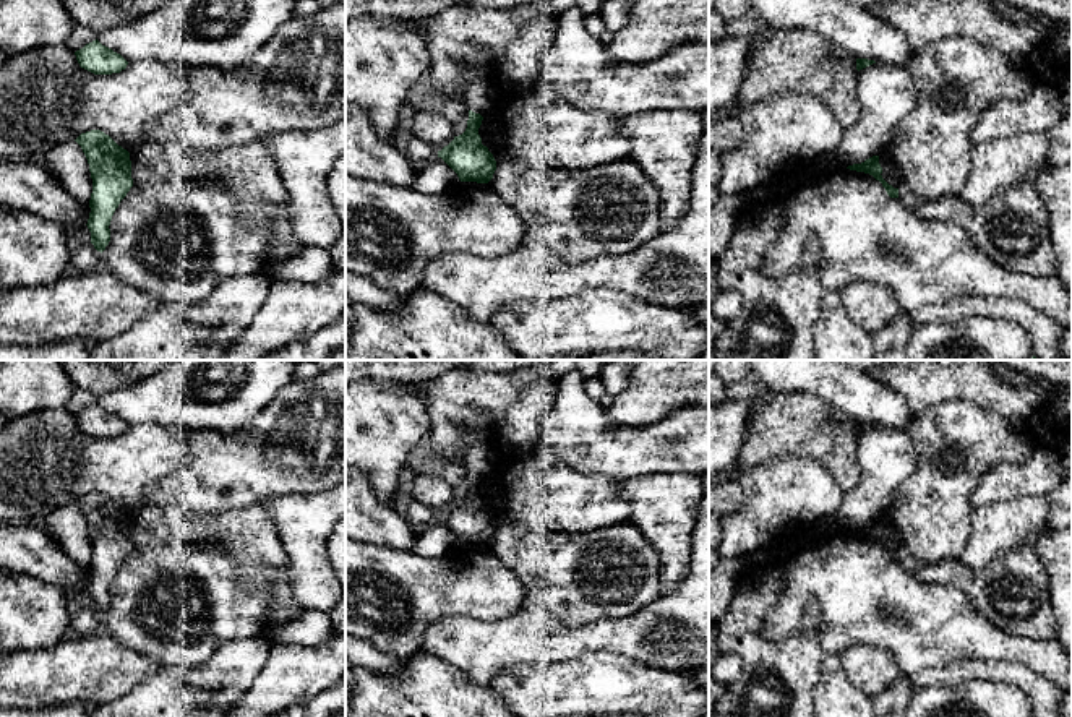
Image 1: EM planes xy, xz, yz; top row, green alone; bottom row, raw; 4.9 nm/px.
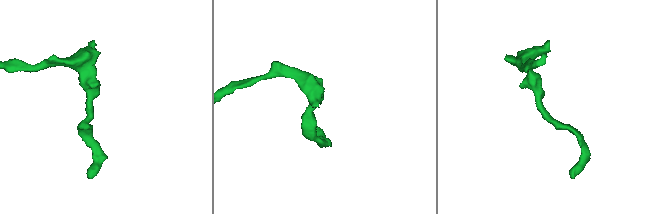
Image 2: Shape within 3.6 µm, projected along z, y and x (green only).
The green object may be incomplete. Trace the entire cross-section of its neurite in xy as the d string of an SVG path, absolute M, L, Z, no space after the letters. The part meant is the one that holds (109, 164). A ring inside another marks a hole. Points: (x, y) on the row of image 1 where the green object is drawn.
M101 130L81 133L75 141L88 159L92 178L86 225L91 243L102 253L110 242L112 216L133 187L130 152Z

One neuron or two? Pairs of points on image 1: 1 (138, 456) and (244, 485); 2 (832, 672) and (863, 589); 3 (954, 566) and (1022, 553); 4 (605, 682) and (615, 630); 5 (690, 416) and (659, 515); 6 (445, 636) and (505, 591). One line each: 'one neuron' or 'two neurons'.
1: two neurons
2: two neurons
3: one neuron
4: two neurons
5: two neurons
6: two neurons

